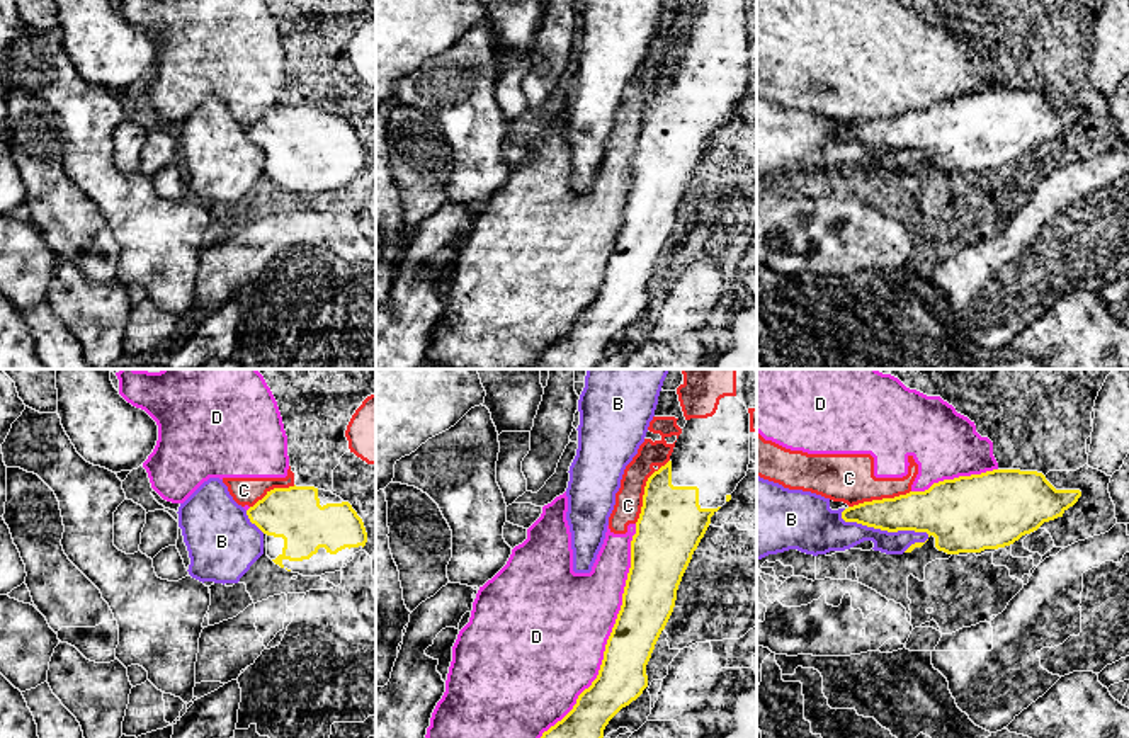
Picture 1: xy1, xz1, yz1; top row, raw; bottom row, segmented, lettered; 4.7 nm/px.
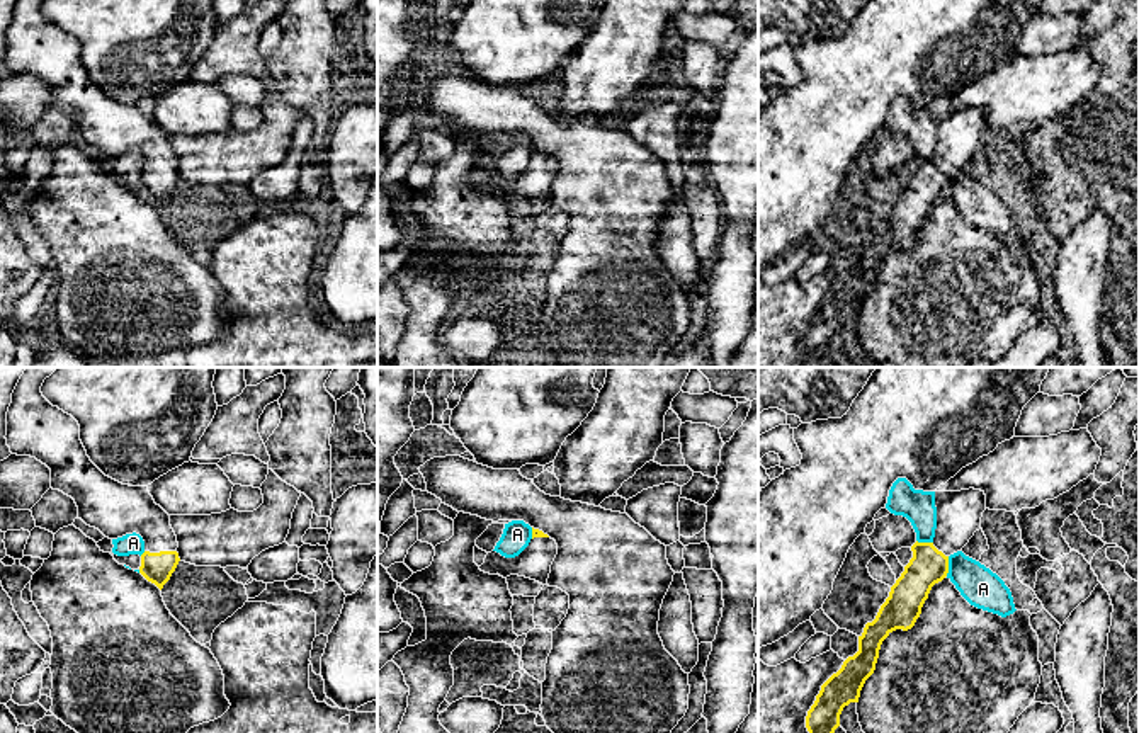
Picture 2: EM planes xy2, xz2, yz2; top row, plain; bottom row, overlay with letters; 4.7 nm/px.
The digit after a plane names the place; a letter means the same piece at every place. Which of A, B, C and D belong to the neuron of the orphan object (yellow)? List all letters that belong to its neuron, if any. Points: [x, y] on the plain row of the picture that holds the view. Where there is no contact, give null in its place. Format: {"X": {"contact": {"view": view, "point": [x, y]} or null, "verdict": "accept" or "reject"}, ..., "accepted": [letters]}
{"A": {"contact": {"view": "yz2", "point": [947, 186]}, "verdict": "reject"}, "B": {"contact": {"view": "yz1", "point": [883, 148]}, "verdict": "reject"}, "C": {"contact": {"view": "xz1", "point": [645, 109]}, "verdict": "reject"}, "D": {"contact": {"view": "xz1", "point": [609, 257]}, "verdict": "reject"}, "accepted": []}

